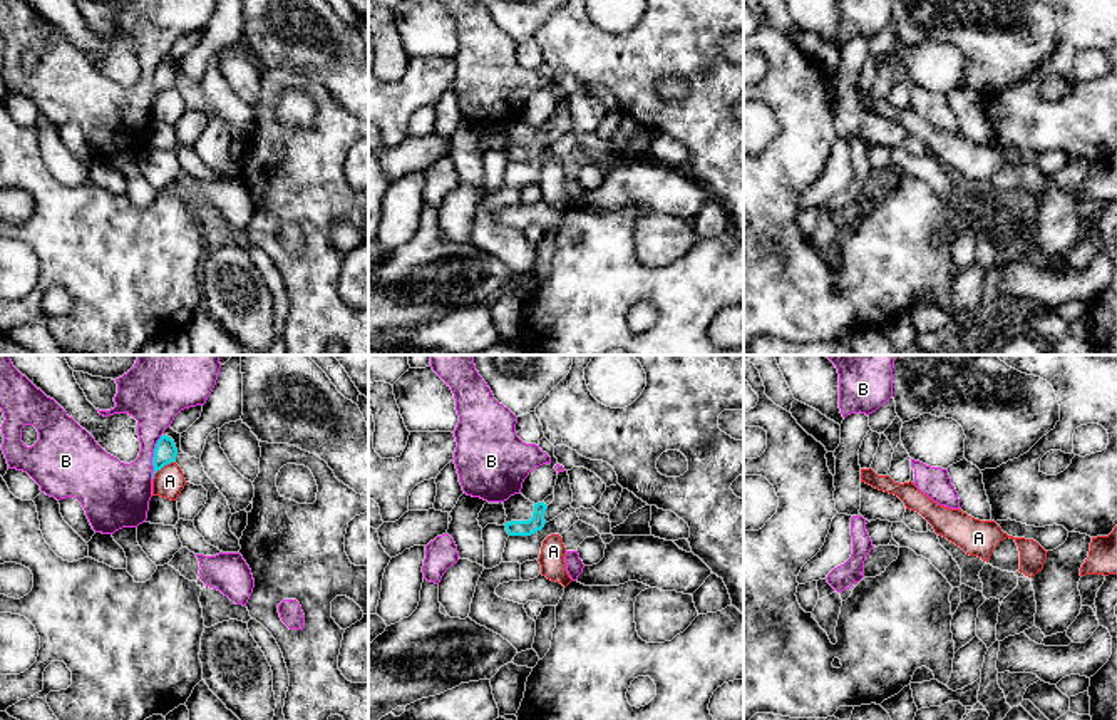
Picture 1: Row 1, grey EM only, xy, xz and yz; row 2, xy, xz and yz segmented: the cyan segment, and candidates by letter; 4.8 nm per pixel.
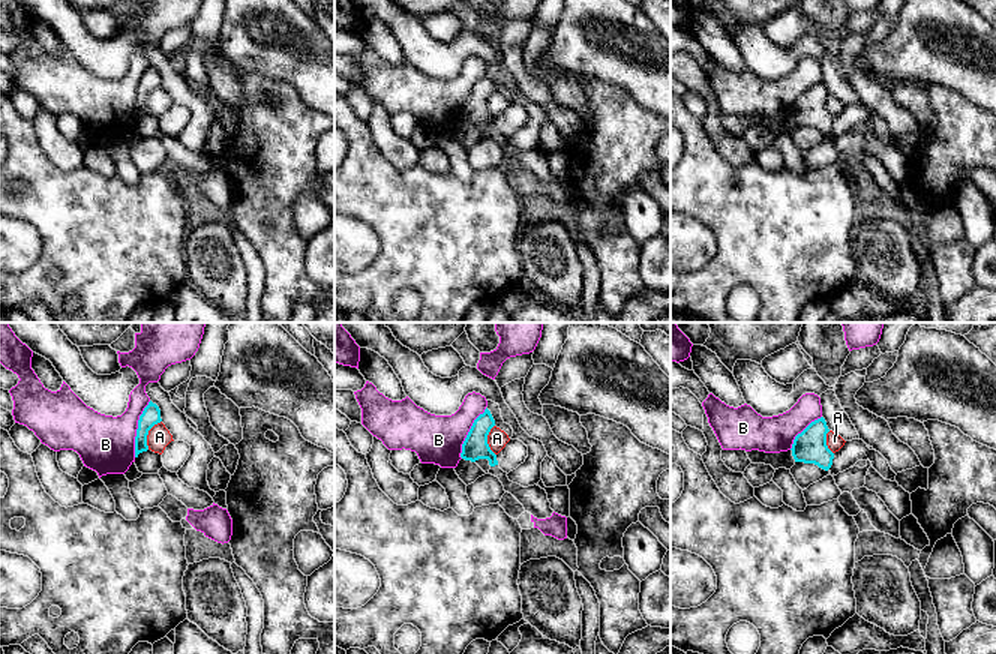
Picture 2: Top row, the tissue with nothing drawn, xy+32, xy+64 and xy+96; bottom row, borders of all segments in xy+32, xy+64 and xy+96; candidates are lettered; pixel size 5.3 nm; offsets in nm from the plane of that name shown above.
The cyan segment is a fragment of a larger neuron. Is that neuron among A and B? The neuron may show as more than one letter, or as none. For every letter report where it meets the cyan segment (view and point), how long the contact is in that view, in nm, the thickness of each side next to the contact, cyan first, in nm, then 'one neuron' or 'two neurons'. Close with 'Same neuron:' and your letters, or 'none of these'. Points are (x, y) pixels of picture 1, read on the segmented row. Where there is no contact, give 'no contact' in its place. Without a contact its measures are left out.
A: xy (161, 468) | 140 nm | 110/150 nm | two neurons
B: xy (154, 456) | 220 nm | 110/300 nm | two neurons
Same neuron: none of these

